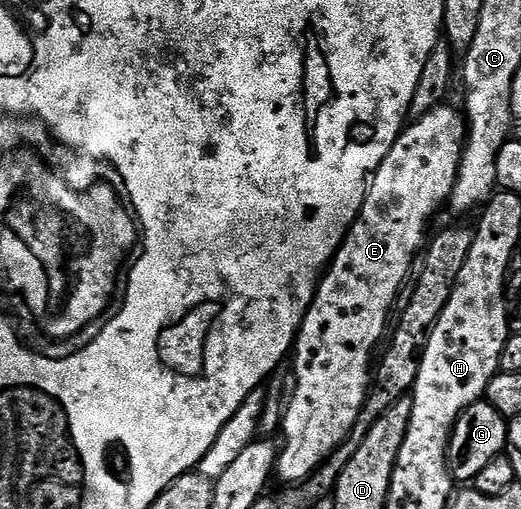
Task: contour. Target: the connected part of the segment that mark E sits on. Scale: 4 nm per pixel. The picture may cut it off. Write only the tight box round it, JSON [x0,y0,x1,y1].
[275,106,468,485]

